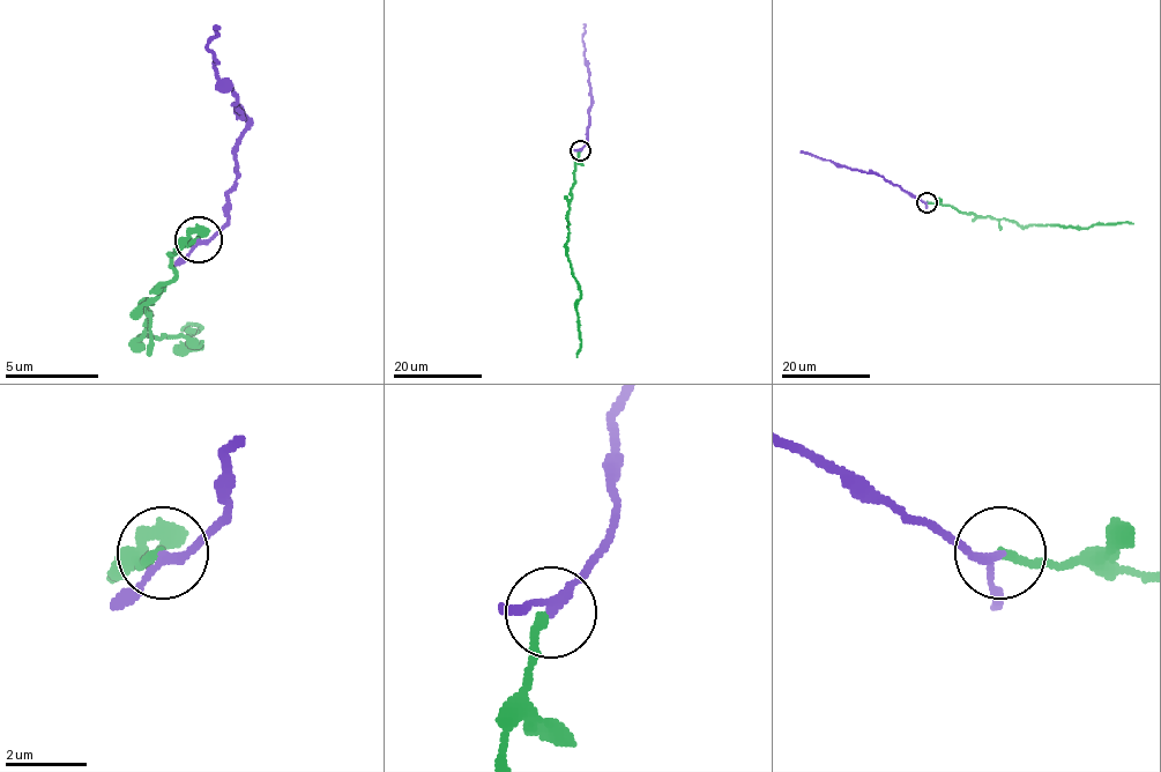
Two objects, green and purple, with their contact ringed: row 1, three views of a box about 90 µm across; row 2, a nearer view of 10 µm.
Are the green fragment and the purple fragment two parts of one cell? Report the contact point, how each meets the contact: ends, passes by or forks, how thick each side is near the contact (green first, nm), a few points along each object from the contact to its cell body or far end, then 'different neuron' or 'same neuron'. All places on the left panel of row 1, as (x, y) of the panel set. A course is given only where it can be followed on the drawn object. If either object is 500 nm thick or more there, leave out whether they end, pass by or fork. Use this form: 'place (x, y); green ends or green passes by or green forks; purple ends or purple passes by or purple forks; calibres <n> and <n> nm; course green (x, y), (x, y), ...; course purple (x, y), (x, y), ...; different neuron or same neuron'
place (199, 239); green ends; purple passes by; calibres 200 and 180 nm; course green (198, 240), (169, 254), (173, 274), (136, 343), (164, 334), (202, 343), (178, 348), (202, 325), (183, 329); course purple (198, 240), (225, 222), (244, 124), (207, 49), (216, 35), (211, 26); same neuron

